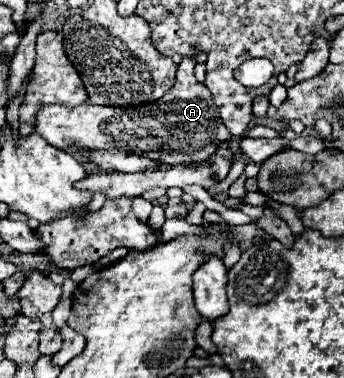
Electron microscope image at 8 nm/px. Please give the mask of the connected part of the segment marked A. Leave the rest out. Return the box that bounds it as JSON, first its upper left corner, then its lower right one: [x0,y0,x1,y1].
[34,58,232,164]

